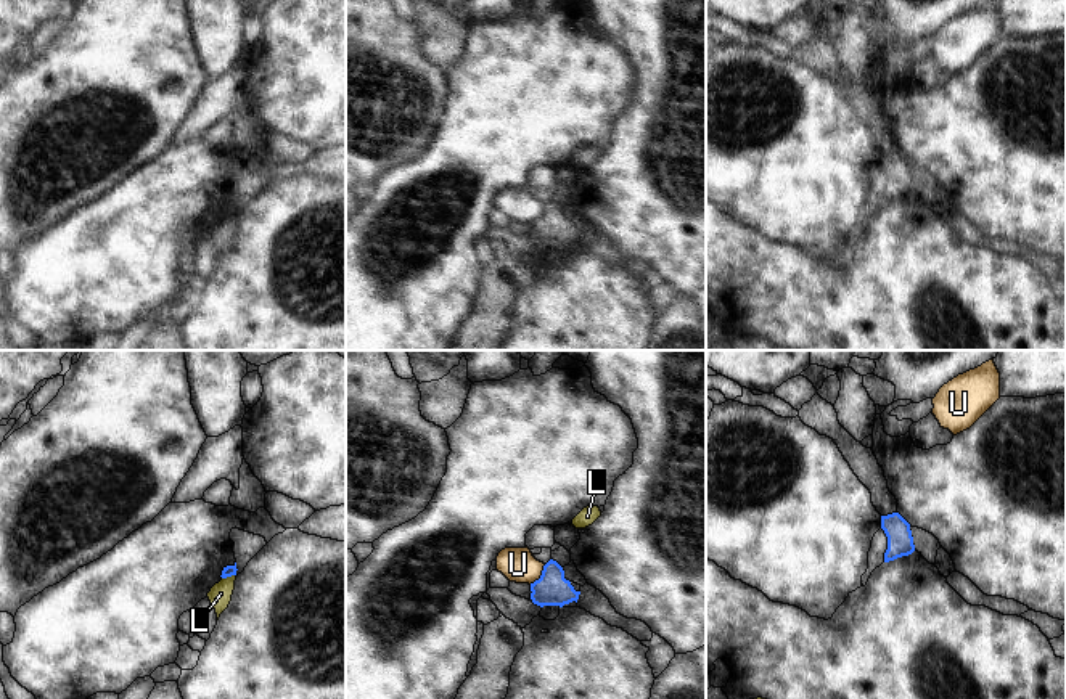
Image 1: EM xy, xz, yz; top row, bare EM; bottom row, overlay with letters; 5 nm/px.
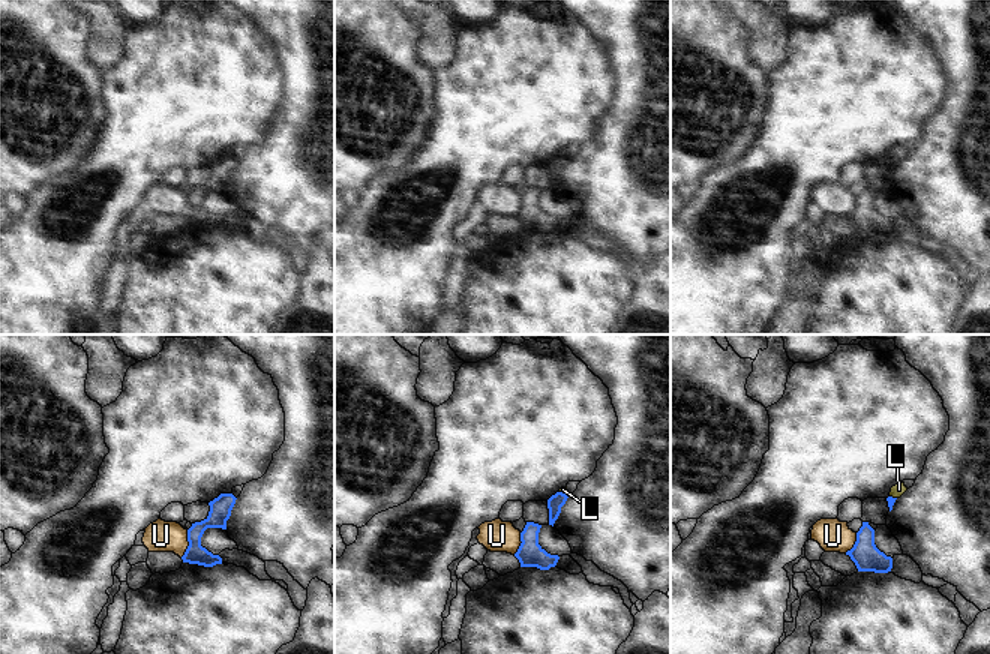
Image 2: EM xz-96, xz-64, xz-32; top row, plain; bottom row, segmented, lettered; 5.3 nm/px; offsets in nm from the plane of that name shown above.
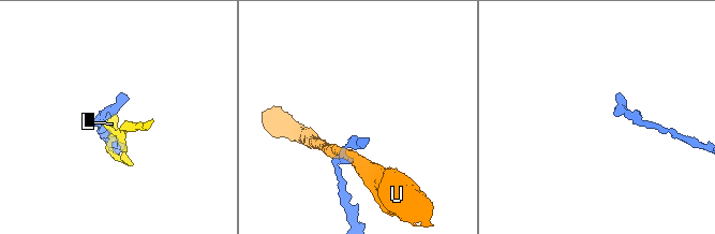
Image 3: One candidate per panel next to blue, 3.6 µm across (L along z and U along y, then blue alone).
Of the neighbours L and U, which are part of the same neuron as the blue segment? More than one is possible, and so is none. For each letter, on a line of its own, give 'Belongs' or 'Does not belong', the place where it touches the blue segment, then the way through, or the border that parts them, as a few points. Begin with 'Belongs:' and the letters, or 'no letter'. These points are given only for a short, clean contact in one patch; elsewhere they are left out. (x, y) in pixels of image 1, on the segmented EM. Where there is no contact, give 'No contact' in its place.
Belongs: no letter
L: Does not belong. Touches blue at xy (229, 576). Boundary: xy (235, 574), (222, 579)
U: Does not belong. Touches blue at xz (541, 576). Boundary: xz (545, 564), (541, 576), (529, 584)

